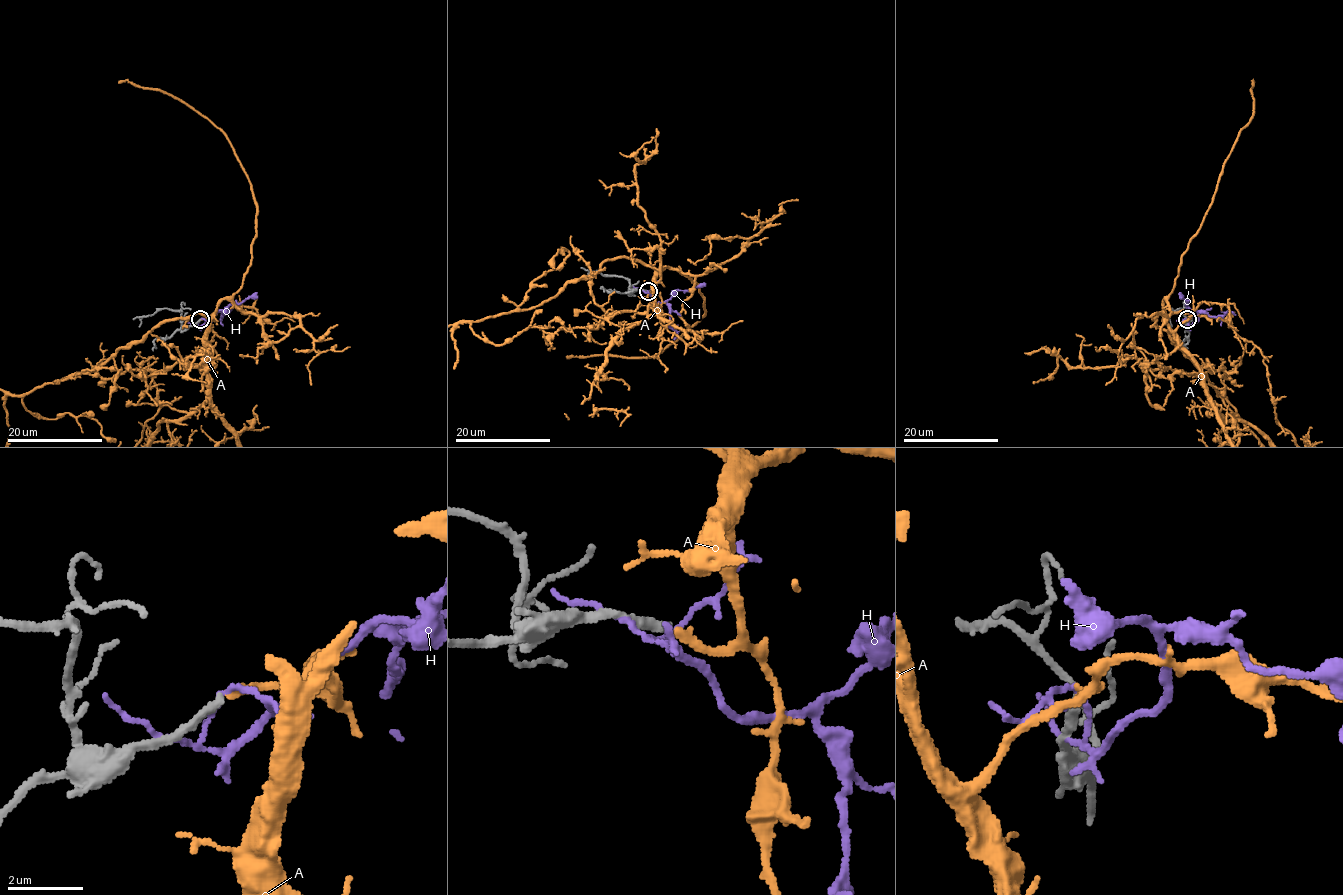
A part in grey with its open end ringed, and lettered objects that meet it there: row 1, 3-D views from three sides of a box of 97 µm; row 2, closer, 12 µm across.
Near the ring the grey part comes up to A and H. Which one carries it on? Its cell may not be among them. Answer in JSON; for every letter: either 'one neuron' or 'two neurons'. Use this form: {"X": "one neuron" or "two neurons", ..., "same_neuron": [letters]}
{"A": "one neuron", "H": "two neurons", "same_neuron": ["A"]}

